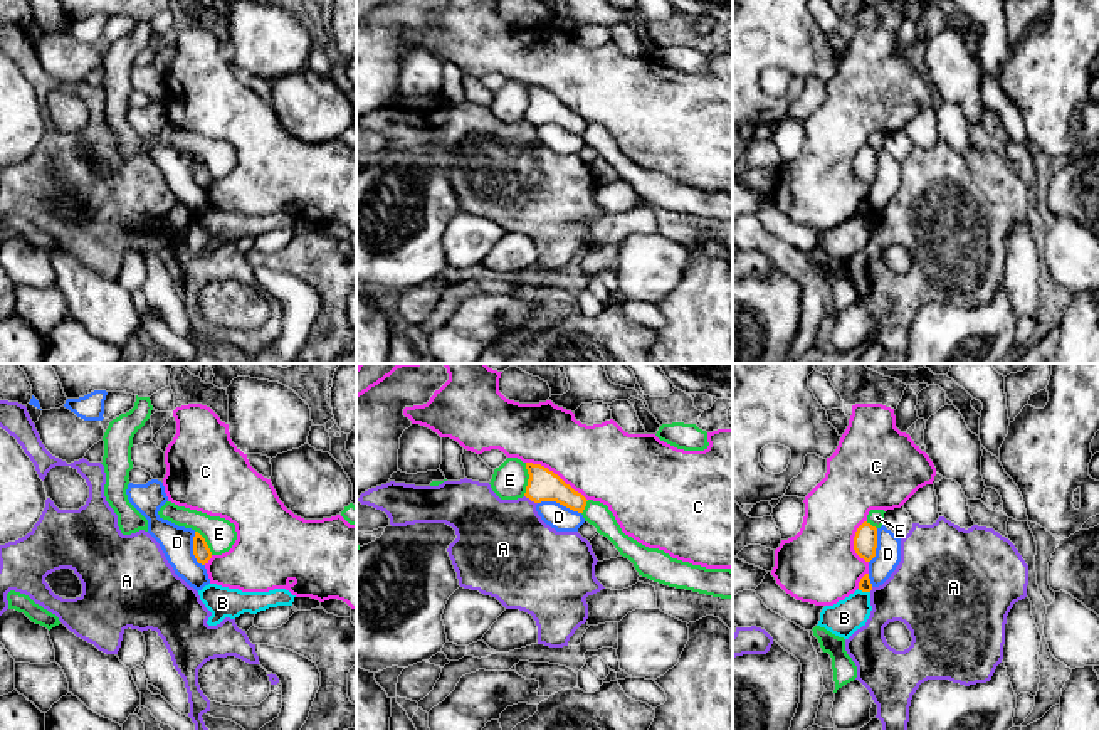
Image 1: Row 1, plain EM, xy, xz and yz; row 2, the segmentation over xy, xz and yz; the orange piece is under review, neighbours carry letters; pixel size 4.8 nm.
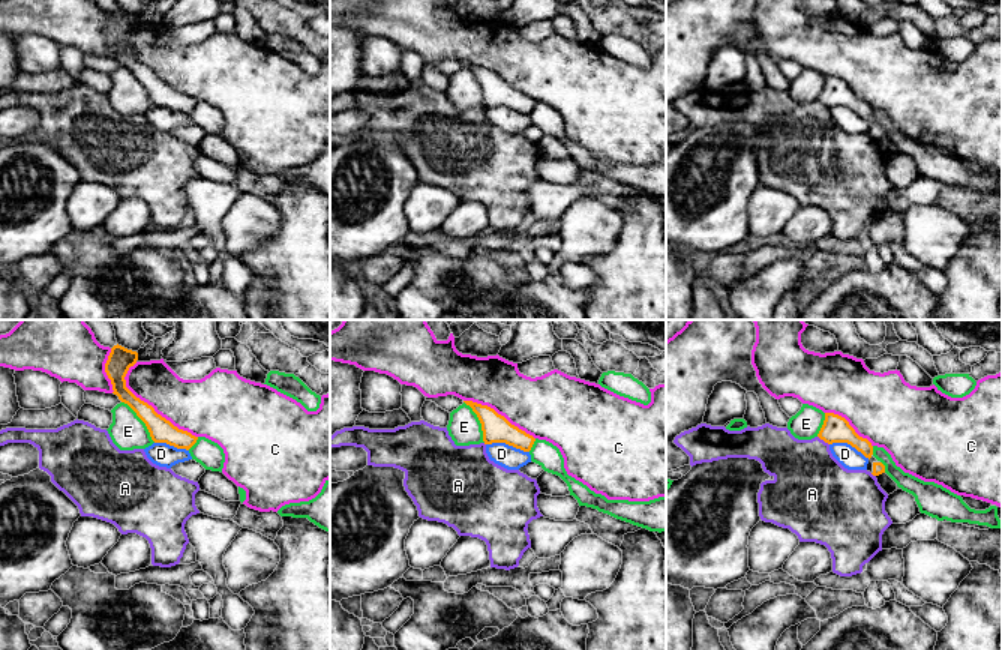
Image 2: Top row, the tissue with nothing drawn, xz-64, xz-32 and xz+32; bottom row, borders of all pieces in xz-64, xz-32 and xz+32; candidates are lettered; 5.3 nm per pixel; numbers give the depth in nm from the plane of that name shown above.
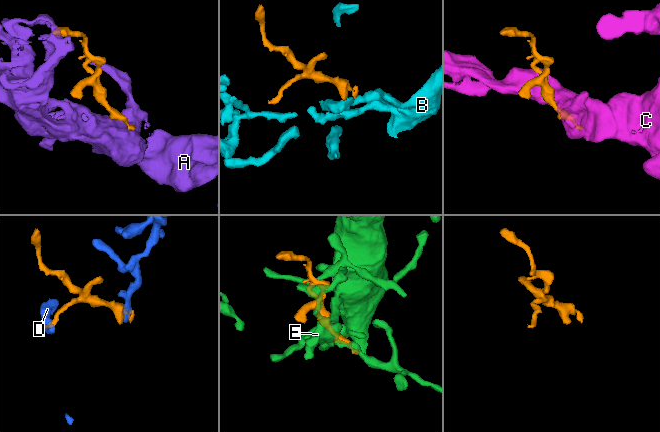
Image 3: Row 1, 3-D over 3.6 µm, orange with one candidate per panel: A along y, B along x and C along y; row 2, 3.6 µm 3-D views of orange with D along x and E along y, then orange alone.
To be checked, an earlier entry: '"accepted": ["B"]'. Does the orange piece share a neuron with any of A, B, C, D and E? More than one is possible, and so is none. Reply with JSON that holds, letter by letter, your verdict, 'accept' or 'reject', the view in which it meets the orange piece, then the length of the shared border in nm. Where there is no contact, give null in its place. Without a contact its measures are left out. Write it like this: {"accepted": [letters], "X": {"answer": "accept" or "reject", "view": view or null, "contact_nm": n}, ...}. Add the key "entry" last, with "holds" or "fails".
{"accepted": [], "A": {"answer": "reject", "view": "xz", "contact_nm": 80}, "B": {"answer": "reject", "view": "yz", "contact_nm": 70}, "C": {"answer": "reject", "view": "xz", "contact_nm": 340}, "D": {"answer": "reject", "view": "xz", "contact_nm": 220}, "E": {"answer": "reject", "view": "xz", "contact_nm": 160}, "entry": "fails"}

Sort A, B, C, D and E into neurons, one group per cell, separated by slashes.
A / B / C / D / E

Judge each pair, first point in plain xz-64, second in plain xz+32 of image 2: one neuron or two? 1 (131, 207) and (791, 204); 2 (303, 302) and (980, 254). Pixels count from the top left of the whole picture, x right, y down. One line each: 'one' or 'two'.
1: two
2: one

